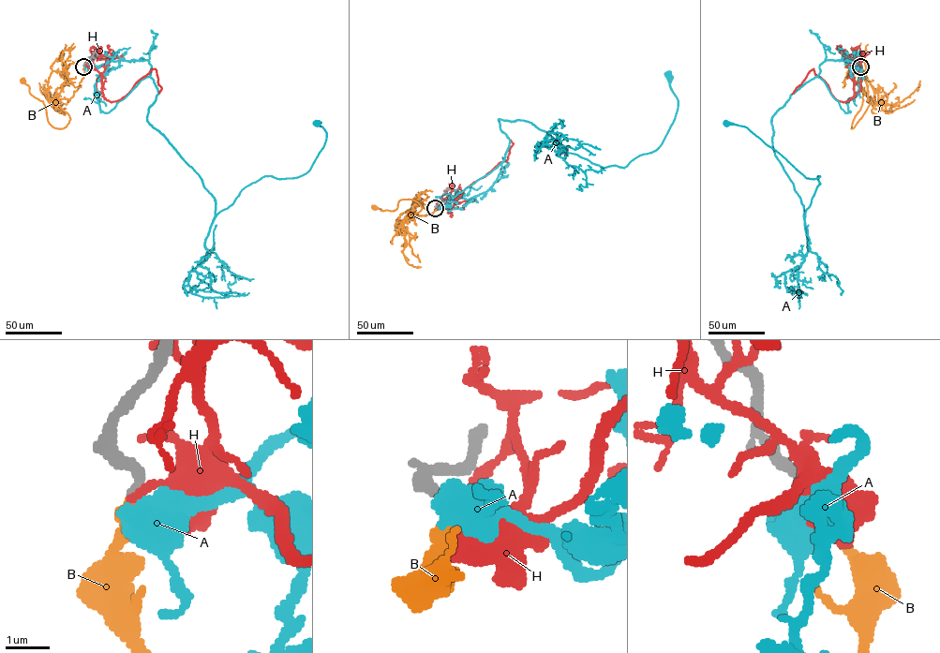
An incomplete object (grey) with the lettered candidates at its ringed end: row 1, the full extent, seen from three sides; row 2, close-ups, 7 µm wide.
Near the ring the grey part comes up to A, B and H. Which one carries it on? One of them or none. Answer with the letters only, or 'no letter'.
B

